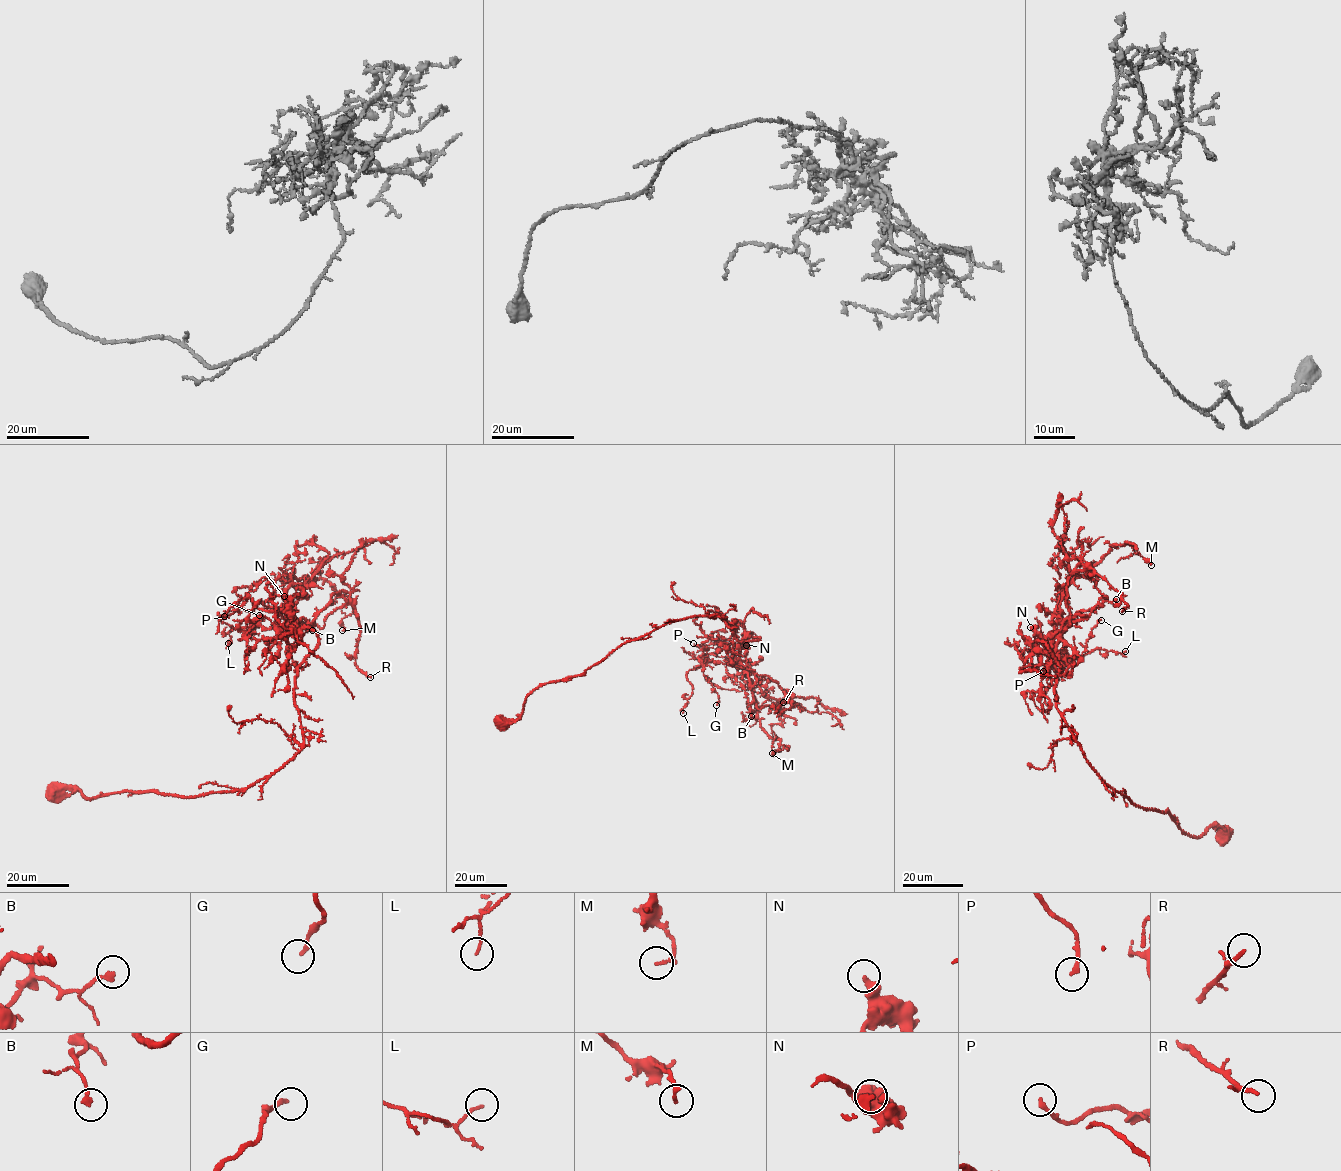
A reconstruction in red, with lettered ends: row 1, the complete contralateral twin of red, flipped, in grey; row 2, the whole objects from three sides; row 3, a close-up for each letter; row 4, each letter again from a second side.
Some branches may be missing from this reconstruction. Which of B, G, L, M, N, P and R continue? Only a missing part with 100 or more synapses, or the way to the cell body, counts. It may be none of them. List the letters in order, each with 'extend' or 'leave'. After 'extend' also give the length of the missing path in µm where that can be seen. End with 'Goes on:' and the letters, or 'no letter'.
B: leave
G: leave
L: leave
M: leave
N: leave
P: leave
R: leave
Goes on: no letter

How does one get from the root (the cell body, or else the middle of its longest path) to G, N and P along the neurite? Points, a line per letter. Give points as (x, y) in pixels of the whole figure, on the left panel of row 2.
G: (54, 789), (195, 797), (292, 761), (295, 677), (318, 638), (308, 627), (250, 647), (259, 615)
N: (54, 789), (195, 797), (292, 761), (295, 677), (318, 639), (291, 633), (284, 596)
P: (54, 789), (195, 797), (243, 790), (292, 761), (303, 744), (295, 677), (318, 637), (248, 597), (224, 616)

